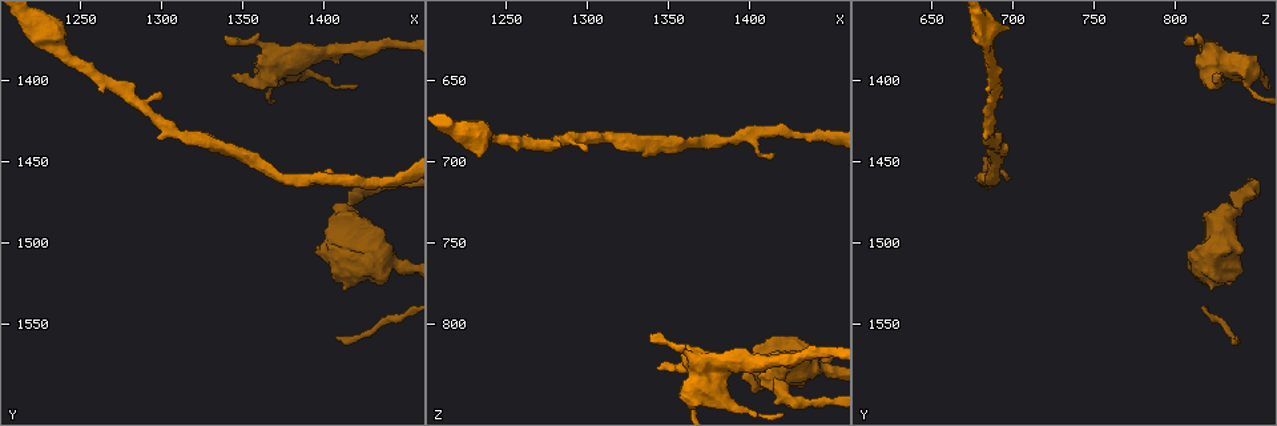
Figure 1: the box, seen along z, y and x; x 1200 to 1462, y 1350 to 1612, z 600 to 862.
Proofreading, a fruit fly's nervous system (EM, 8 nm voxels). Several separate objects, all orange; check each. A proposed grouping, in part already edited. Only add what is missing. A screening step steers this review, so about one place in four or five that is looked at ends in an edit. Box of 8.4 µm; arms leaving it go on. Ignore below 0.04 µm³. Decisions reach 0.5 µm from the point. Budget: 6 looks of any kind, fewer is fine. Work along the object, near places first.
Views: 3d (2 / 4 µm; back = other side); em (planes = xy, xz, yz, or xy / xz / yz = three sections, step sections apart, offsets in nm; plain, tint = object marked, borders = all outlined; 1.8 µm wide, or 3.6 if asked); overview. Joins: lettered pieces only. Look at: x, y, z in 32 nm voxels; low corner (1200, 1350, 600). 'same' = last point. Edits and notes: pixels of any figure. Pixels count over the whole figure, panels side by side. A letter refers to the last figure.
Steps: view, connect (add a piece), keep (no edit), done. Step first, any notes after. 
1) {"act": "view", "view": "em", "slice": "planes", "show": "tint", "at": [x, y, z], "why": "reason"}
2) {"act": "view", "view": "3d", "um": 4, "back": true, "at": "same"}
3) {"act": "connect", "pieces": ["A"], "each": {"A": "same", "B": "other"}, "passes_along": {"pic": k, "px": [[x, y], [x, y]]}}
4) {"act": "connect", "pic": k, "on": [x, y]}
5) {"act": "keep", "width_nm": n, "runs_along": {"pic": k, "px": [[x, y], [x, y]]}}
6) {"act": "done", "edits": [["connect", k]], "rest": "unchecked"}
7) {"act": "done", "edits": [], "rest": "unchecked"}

{"act": "view", "view": "3d", "um": 4, "at": [1300, 1406, 692]}

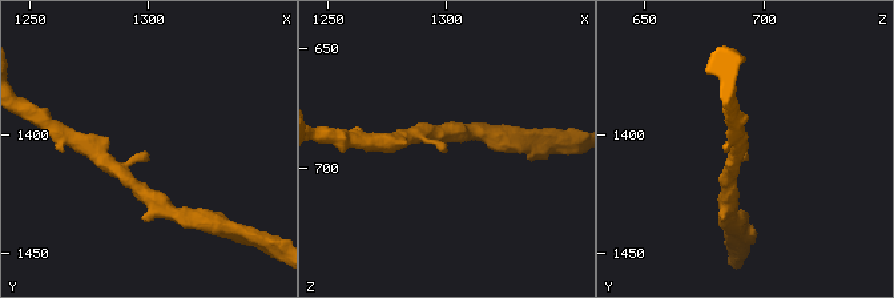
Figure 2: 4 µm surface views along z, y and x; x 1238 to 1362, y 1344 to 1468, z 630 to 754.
{"act": "view", "view": "em", "slice": "xy", "step": 16, "show": "borders", "at": [1299, 1407, 693], "arm_widths_nm": [220, 240]}

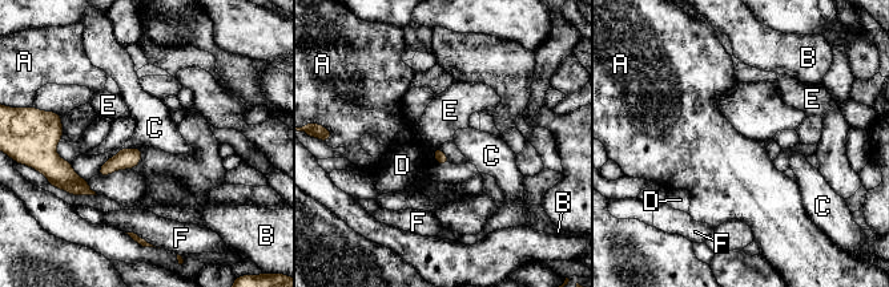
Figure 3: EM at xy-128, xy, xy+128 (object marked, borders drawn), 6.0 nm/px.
{"act": "keep", "each": {"A": "other", "B": "other", "C": "other", "D": "other", "E": "other", "F": "other"}, "border": {"pic": 3, "px": [[438, 145], [434, 148]]}, "found": "no lettered piece goes on from it"}

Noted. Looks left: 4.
{"act": "view", "view": "em", "slice": "xz", "step": 16, "show": "borders", "at": [1416, 1458, 696], "why": "branch stops here"}

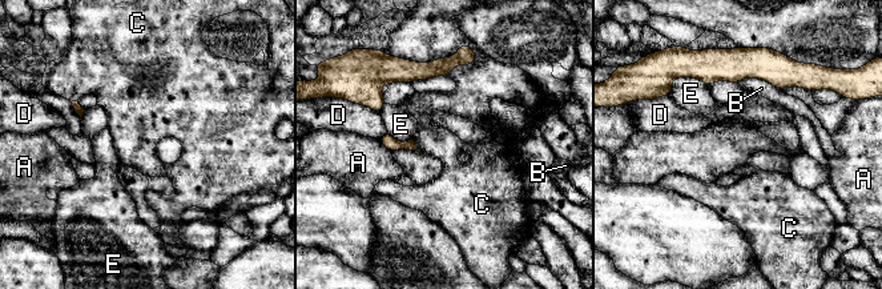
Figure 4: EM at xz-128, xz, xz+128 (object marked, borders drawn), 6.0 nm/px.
{"act": "keep", "each": {"A": "other", "B": "other", "C": "other", "D": "other", "E": "other"}, "border": {"pic": 4, "px": [[455, 53], [431, 61], [407, 61]]}, "found": "no lettered piece goes on from it"}

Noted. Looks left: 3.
{"act": "view", "view": "3d", "um": 4, "at": [1414, 1482, 832], "why": "calibre changes"}

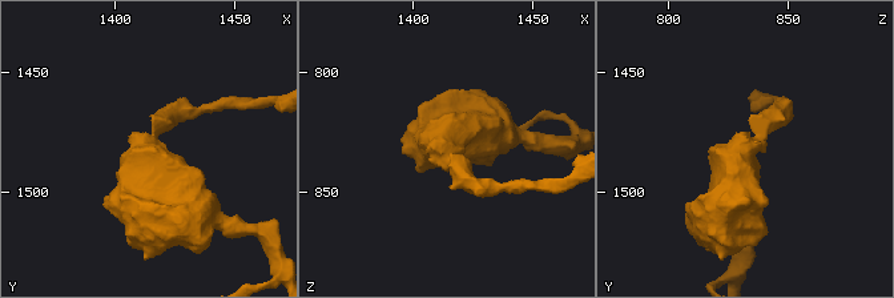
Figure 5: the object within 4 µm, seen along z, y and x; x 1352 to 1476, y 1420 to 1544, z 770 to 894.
{"act": "view", "view": "em", "um": 3.6, "slice": "yz", "step": 4, "show": "tint", "at": [1413, 1483, 833], "arm_widths_nm": [240, 700], "why": "need the tissue"}

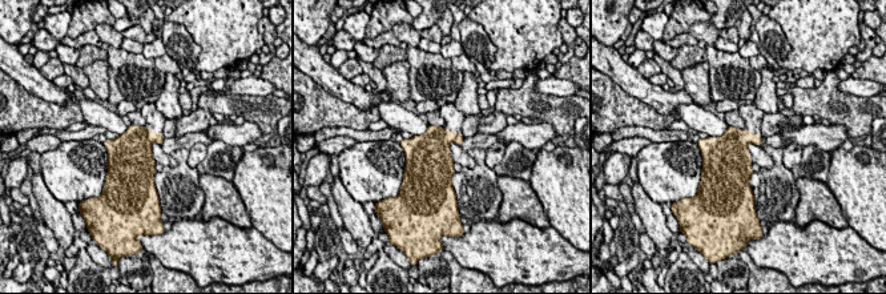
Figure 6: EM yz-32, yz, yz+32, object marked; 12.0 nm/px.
{"act": "view", "view": "em", "um": 3.6, "slice": "planes", "show": "borders", "at": "same", "why": "another direction"}

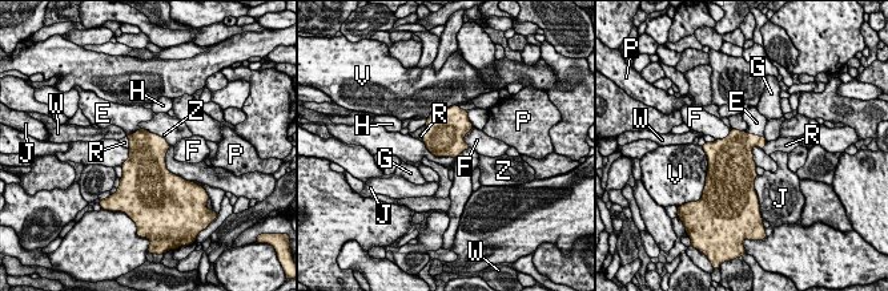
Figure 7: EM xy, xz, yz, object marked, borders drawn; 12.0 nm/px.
{"act": "connect", "pieces": ["E"], "each": {"E": "same", "F": "other", "G": "other", "H": "other", "J": "other", "P": "other", "R": "other", "V": "other", "W": "other", "Z": "other"}, "passes_along": {"pic": 7, "px": [[738, 145], [755, 134], [756, 122]]}, "found": "it goes on there"}

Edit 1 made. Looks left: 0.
{"act": "done", "edits": [["connect", 7]], "rest": "unchecked"}

